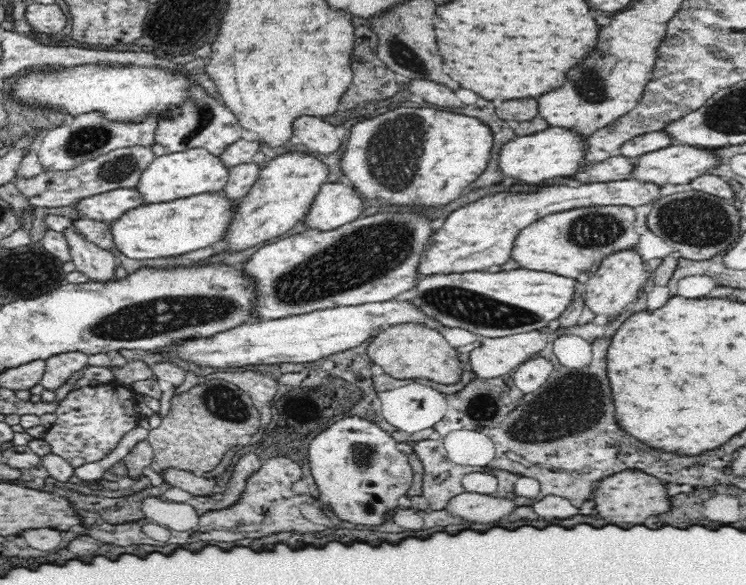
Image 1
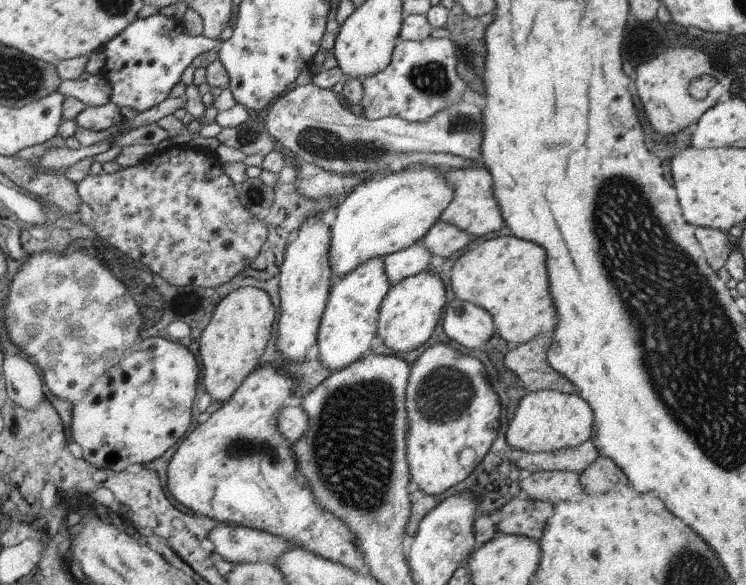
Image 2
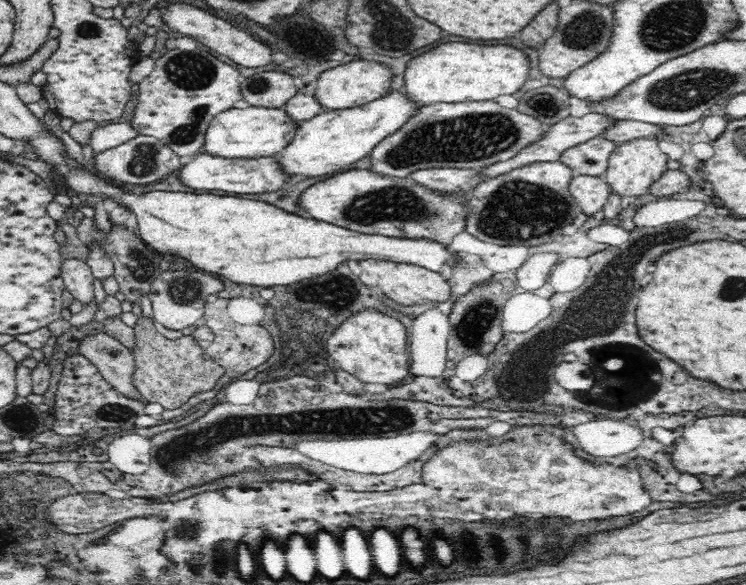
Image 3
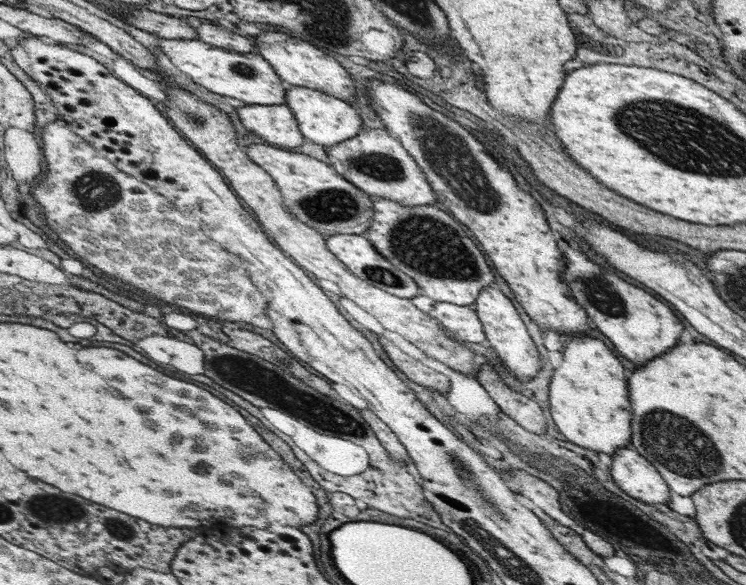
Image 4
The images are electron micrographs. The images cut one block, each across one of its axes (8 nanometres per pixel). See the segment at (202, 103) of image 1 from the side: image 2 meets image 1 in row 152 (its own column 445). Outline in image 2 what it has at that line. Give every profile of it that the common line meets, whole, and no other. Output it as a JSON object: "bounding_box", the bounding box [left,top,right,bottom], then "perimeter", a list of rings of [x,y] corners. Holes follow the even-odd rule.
{"bounding_box":[438,168,504,238],"perimeter":[[[438,168],[442,172],[442,176],[446,176],[448,184],[454,188],[454,200],[450,200],[448,208],[440,214],[438,220],[444,224],[452,224],[456,228],[460,228],[462,232],[470,234],[472,238],[486,236],[486,234],[494,234],[504,226],[504,218],[500,212],[500,206],[496,204],[494,198],[494,188],[492,188],[492,176],[488,170],[484,168]]]}

